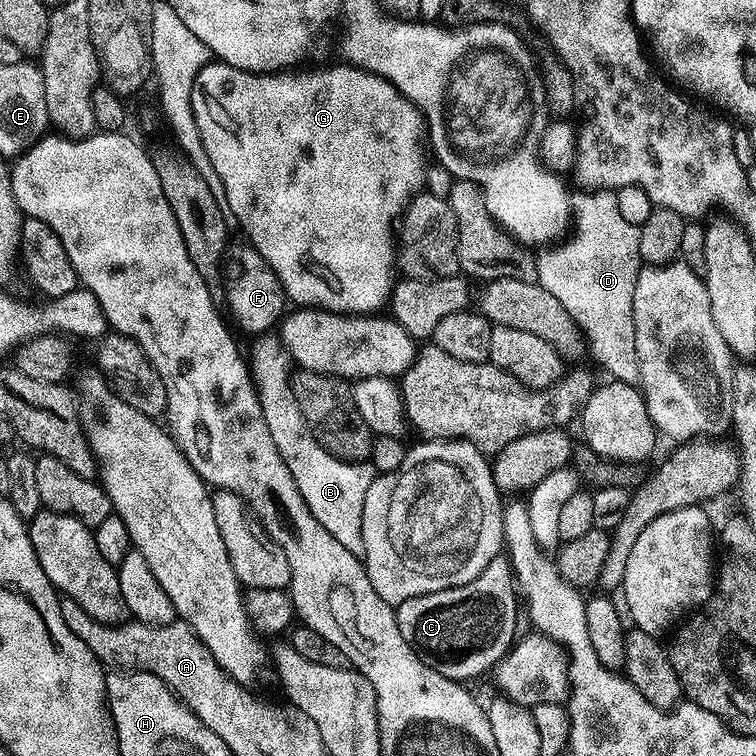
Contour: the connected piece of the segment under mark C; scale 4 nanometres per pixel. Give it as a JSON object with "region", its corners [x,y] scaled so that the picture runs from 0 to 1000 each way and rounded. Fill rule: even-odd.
{"region":[[[663,733],[648,742],[643,754],[632,759],[632,765],[611,775],[579,780],[574,786],[542,791],[537,796],[522,800],[524,821],[526,833],[532,833],[532,844],[542,849],[553,870],[558,870],[558,876],[563,876],[569,886],[579,886],[579,892],[597,899],[620,902],[619,899],[638,893],[639,889],[649,890],[684,845],[683,799],[685,804],[685,784],[680,774],[676,747],[672,745],[671,734]]]}

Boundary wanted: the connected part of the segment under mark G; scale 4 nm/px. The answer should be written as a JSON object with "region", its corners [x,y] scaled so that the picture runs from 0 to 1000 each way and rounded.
{"region":[[[276,82],[257,103],[254,115],[254,144],[272,209],[283,220],[283,230],[299,251],[299,275],[306,290],[317,295],[328,311],[327,321],[339,329],[347,341],[368,362],[376,390],[392,405],[422,405],[437,413],[456,415],[492,415],[515,398],[521,374],[521,298],[534,274],[561,249],[563,196],[558,187],[563,180],[563,165],[556,147],[546,140],[519,111],[468,90],[463,85],[446,82],[440,90],[418,90],[414,95],[377,93],[374,95],[321,95],[303,85]]]}

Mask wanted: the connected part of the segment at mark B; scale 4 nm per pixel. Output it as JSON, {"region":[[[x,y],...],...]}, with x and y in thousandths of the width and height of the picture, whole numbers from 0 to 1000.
{"region":[[[344,442],[333,455],[333,492],[340,509],[340,519],[347,537],[347,548],[357,575],[362,578],[362,590],[368,590],[368,601],[373,601],[373,611],[378,611],[378,622],[394,638],[394,648],[410,669],[410,680],[431,696],[431,701],[451,722],[458,722],[463,733],[480,737],[479,717],[479,668],[484,665],[484,648],[489,648],[489,638],[500,626],[491,612],[475,616],[452,616],[451,610],[430,595],[415,579],[415,574],[405,563],[399,553],[399,542],[394,542],[394,532],[389,528],[386,515],[388,478],[370,446],[365,442]]]}

